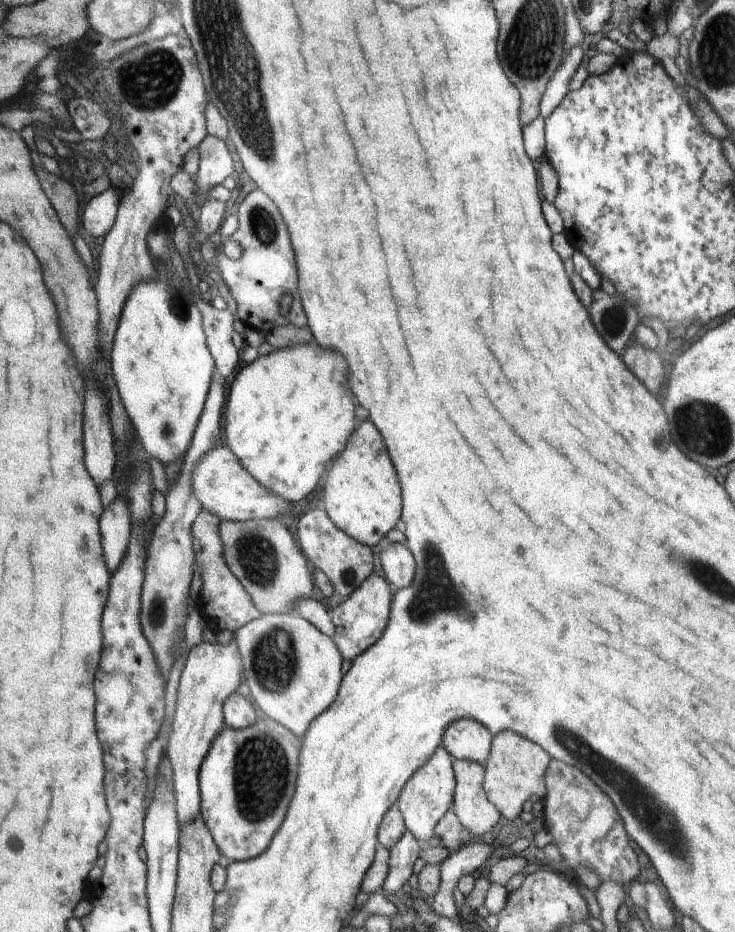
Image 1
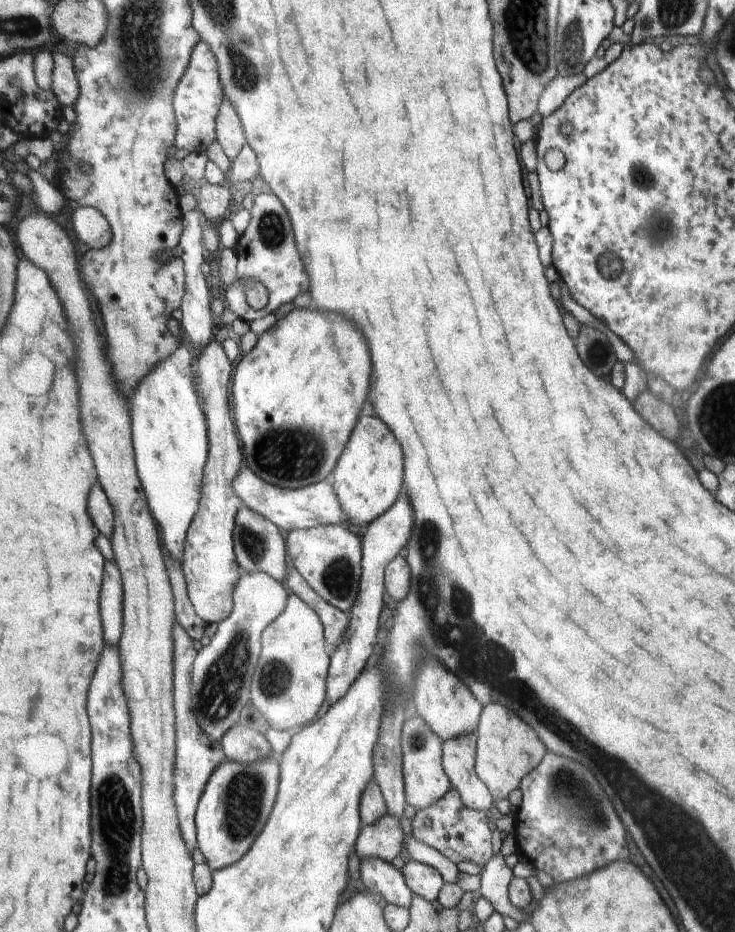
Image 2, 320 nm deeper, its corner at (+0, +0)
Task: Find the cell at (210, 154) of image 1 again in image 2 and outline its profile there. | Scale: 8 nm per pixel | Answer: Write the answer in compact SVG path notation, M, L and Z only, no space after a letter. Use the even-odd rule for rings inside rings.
M228 98L217 118L217 133L218 142L224 148L225 154L230 160L235 161L247 140L238 107Z

